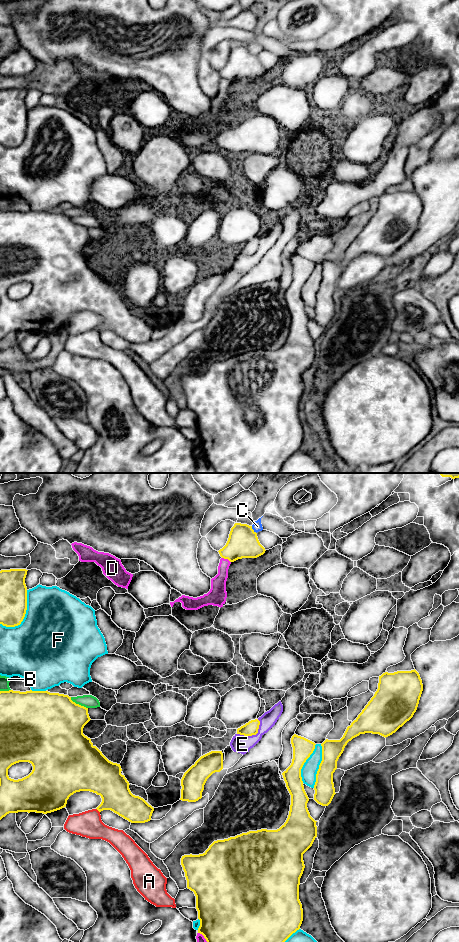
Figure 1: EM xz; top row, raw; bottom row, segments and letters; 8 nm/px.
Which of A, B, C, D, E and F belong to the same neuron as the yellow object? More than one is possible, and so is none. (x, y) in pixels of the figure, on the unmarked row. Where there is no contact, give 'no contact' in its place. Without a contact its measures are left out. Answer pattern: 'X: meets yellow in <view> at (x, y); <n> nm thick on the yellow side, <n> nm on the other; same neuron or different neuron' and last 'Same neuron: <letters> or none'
A: meets yellow in xz at (97, 329); 280 nm thick on the yellow side, 220 nm on the other; different neuron
B: meets yellow in xz at (78, 224); 460 nm thick on the yellow side, 110 nm on the other; different neuron
C: meets yellow in xz at (253, 50); 240 nm thick on the yellow side, 80 nm on the other; different neuron
D: meets yellow in xz at (226, 78); 240 nm thick on the yellow side, 130 nm on the other; different neuron
E: meets yellow in xz at (252, 254); 110 nm thick on the yellow side, 150 nm on the other; different neuron
F: meets yellow in xz at (24, 136); 220 nm thick on the yellow side, 500 nm on the other; different neuron
Same neuron: none

